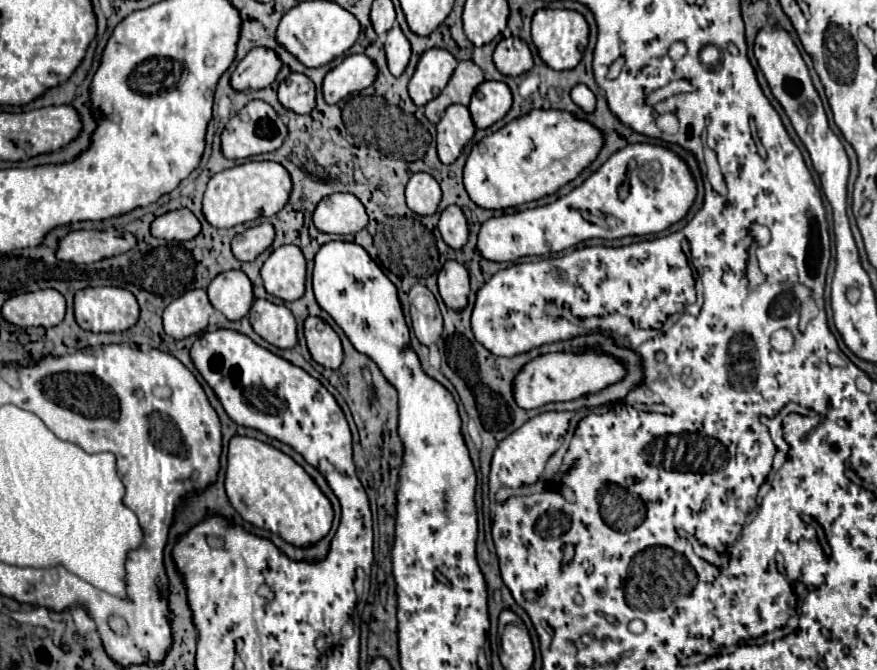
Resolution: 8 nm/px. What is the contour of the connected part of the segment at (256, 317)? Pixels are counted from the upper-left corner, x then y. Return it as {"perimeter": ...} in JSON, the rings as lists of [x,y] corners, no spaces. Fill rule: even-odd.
{"perimeter":[[[256,299],[248,317],[254,331],[270,345],[280,349],[290,349],[296,345],[296,319],[286,305]]]}

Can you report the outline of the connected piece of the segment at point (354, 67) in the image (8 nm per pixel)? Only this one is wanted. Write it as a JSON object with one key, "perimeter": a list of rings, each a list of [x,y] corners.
{"perimeter":[[[348,55],[338,67],[334,67],[322,85],[324,99],[334,105],[350,93],[358,93],[374,83],[378,75],[376,63],[366,55]]]}

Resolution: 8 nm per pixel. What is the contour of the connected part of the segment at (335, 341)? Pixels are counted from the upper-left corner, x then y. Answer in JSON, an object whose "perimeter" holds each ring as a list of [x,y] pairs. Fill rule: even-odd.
{"perimeter":[[[308,317],[304,333],[312,359],[326,369],[338,369],[342,363],[342,343],[336,331],[320,317]]]}

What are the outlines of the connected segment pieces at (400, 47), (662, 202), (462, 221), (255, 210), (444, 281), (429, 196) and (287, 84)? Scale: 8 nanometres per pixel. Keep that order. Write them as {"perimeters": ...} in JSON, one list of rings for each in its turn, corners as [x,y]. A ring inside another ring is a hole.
{"perimeters":[[[[396,23],[396,27],[392,27],[392,31],[388,31],[384,49],[386,49],[386,57],[388,57],[388,67],[390,67],[392,75],[398,77],[406,69],[410,55],[412,55],[410,41],[406,39],[406,35],[402,33],[398,23]]],[[[650,143],[626,145],[624,149],[610,155],[610,159],[596,173],[592,173],[580,187],[572,189],[568,195],[556,199],[554,203],[488,219],[478,235],[478,253],[488,261],[516,261],[518,257],[526,257],[526,255],[558,253],[592,237],[620,239],[626,235],[660,233],[688,213],[690,205],[694,203],[694,197],[696,197],[696,183],[692,179],[692,173],[676,153]],[[624,181],[628,181],[628,195],[620,197],[620,185]]],[[[450,205],[442,215],[438,229],[442,233],[442,239],[452,247],[452,249],[462,249],[468,241],[468,223],[458,205]]],[[[248,161],[242,165],[236,165],[232,169],[226,169],[222,173],[216,173],[208,181],[208,189],[204,193],[204,217],[212,227],[234,227],[246,221],[252,221],[260,215],[272,217],[276,215],[290,197],[292,191],[292,179],[290,173],[274,161]]],[[[448,261],[438,273],[438,289],[448,309],[462,311],[468,305],[470,295],[470,277],[466,267],[458,261]]],[[[416,173],[406,185],[406,203],[418,215],[434,215],[442,199],[440,185],[428,173]]],[[[292,73],[290,79],[280,83],[280,103],[294,113],[310,113],[316,107],[316,87],[312,79],[302,73]]]]}

